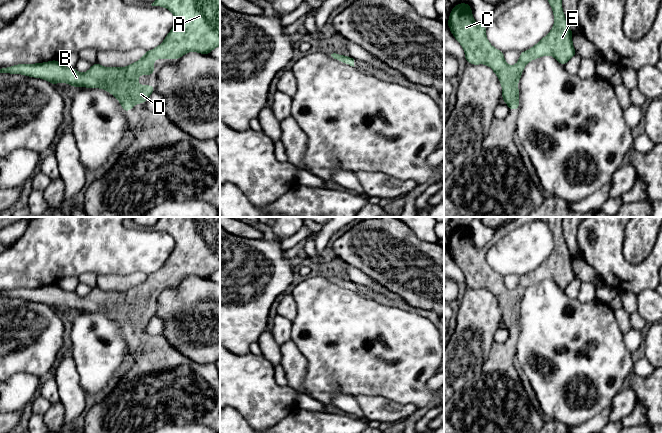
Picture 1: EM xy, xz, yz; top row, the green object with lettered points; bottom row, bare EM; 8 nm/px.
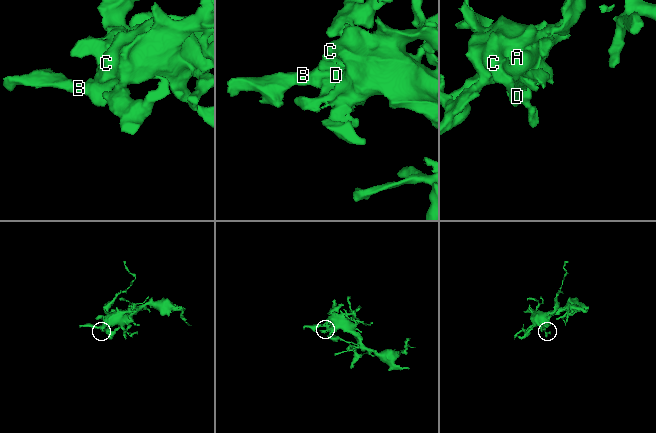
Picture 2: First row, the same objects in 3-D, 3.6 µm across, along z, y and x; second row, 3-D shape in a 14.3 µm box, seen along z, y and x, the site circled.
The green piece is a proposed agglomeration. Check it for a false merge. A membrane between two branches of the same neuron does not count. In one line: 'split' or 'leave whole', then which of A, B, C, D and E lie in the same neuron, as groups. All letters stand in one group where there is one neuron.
leave whole; A B C D E

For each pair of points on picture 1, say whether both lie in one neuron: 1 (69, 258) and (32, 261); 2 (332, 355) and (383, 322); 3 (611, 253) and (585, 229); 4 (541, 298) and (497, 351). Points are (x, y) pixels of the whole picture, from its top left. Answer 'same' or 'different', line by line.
1: same
2: same
3: same
4: different

